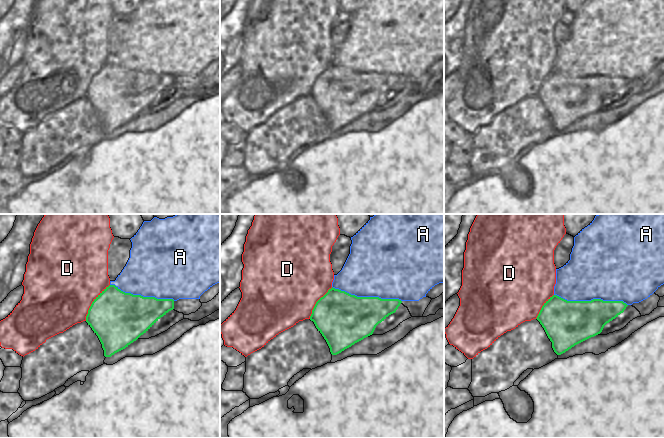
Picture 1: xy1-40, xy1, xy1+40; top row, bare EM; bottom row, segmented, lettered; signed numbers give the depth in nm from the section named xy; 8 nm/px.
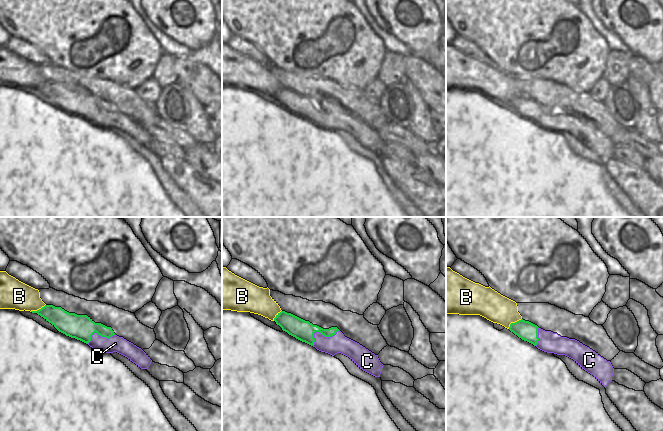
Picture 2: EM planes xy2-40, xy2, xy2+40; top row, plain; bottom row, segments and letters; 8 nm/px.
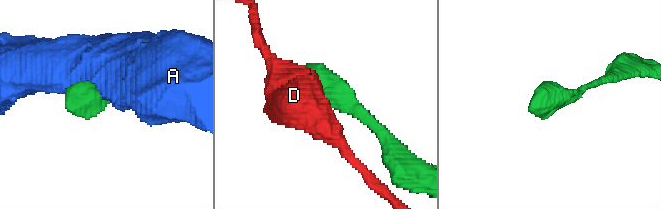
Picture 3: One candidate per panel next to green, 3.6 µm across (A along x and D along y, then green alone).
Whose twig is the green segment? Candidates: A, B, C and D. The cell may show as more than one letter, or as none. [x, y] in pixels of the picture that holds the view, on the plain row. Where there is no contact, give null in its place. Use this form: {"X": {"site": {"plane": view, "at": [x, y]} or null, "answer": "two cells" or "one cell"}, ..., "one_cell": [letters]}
{"A": {"site": {"plane": "xy1+40", "at": [591, 76]}, "answer": "two cells"}, "B": {"site": {"plane": "xy2+40", "at": [513, 99]}, "answer": "two cells"}, "C": {"site": {"plane": "xy2", "at": [320, 108]}, "answer": "one cell"}, "D": {"site": {"plane": "xy1-40", "at": [92, 78]}, "answer": "two cells"}, "one_cell": ["C"]}

